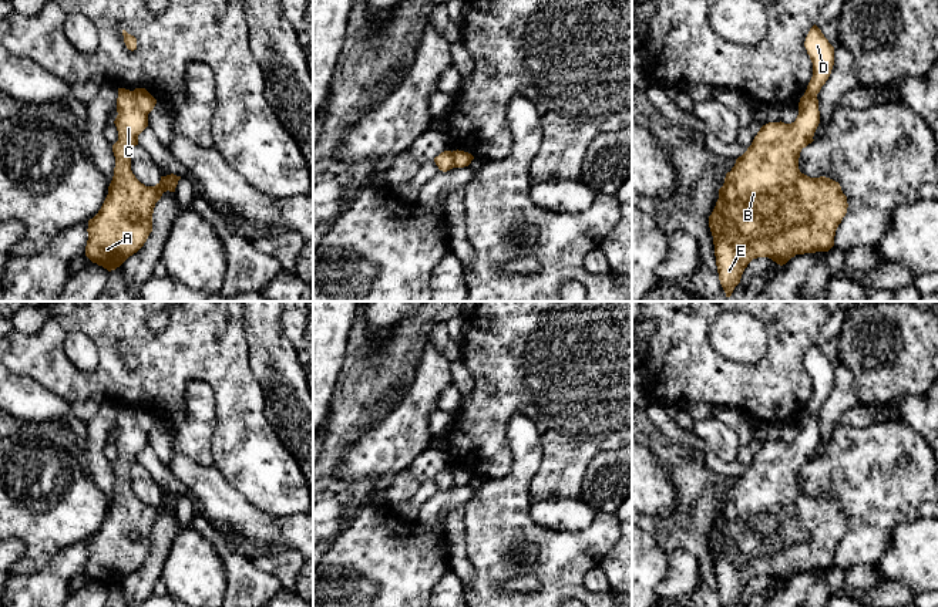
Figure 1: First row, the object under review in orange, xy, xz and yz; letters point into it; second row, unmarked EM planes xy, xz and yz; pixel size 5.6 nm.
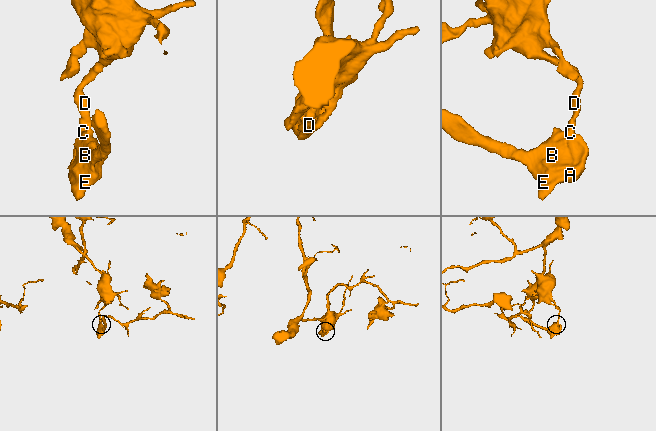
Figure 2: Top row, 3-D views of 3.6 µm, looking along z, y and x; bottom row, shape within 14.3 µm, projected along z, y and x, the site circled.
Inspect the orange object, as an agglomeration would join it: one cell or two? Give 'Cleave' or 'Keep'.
Cleave

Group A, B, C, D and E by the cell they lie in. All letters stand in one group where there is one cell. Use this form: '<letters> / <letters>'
A B C E / D

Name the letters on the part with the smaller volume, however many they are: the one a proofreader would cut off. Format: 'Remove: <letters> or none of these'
Remove: A, B, C, E

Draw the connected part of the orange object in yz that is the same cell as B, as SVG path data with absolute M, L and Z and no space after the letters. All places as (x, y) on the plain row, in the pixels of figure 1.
M817 415L804 417L799 422L794 441L763 444L747 469L726 492L709 535L723 607L734 607L753 577L769 576L783 584L796 573L828 570L834 564L836 549L847 532L847 515L838 500L826 495L810 496L799 488L800 471L814 459L818 442Z

